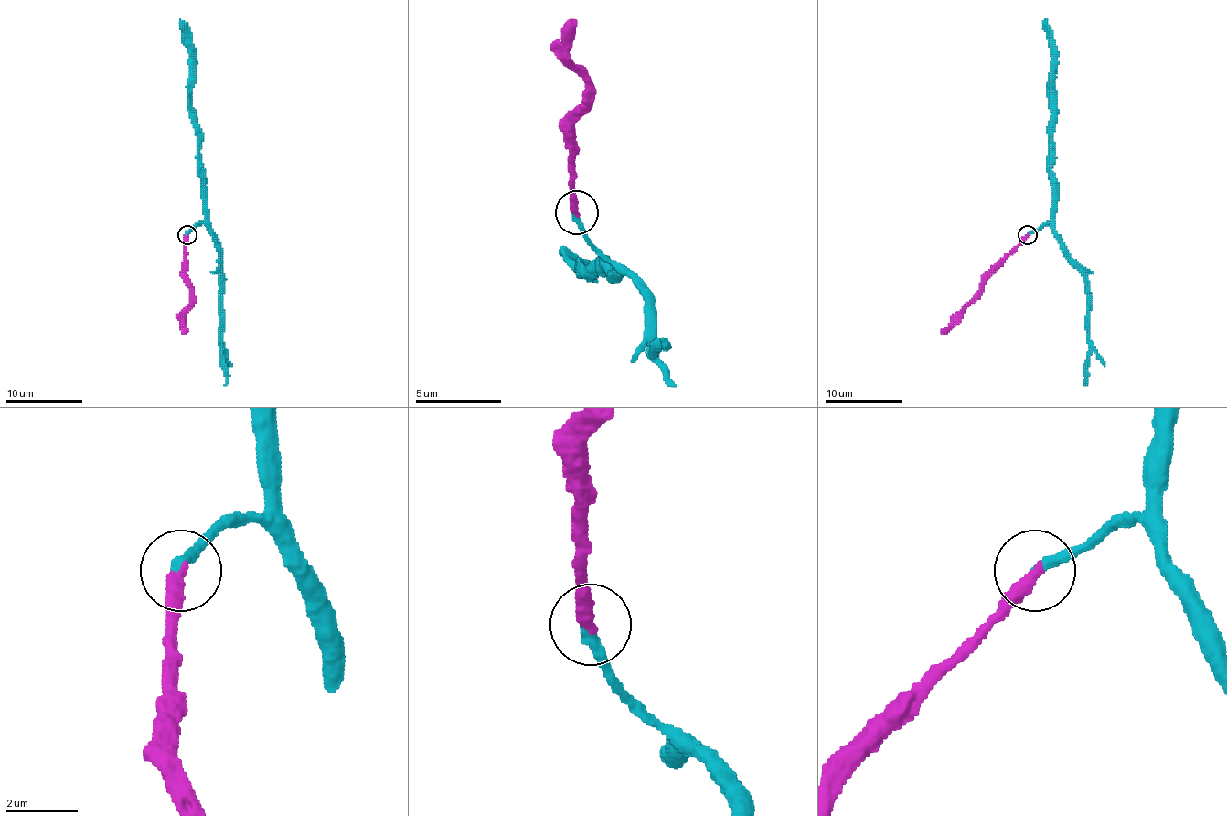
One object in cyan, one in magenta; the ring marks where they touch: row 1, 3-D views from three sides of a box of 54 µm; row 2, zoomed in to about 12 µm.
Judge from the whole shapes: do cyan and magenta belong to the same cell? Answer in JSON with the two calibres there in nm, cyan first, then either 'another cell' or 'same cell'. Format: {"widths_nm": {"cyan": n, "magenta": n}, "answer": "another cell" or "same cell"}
{"widths_nm": {"cyan": 320, "magenta": 400}, "answer": "same cell"}

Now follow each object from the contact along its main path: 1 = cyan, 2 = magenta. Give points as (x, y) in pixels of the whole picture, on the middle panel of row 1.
1: (577, 213), (586, 235), (616, 265), (612, 270), (599, 265), (586, 274), (560, 252)
2: (577, 213), (573, 123), (581, 110), (586, 75), (564, 53), (569, 18)

